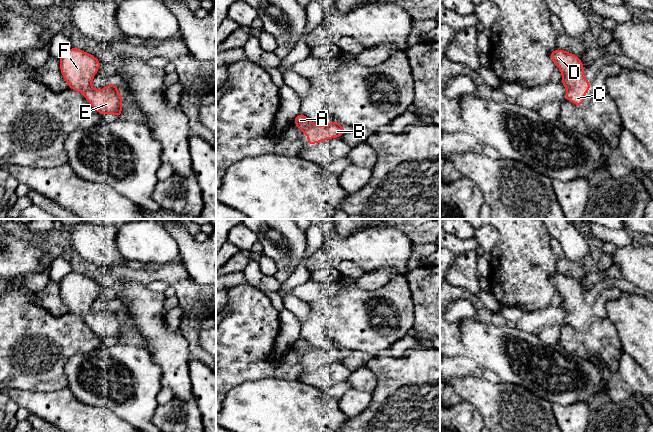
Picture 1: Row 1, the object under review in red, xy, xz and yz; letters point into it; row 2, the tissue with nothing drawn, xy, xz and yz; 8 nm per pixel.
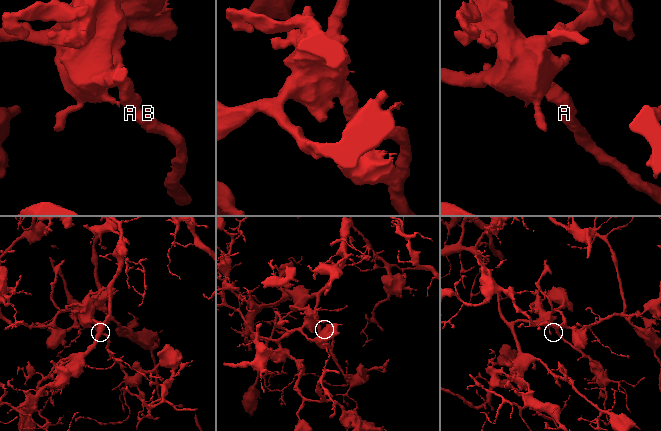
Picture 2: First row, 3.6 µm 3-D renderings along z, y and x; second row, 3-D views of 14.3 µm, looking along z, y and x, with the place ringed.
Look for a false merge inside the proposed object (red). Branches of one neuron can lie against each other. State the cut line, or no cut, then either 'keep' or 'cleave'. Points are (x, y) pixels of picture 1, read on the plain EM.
no cut | keep

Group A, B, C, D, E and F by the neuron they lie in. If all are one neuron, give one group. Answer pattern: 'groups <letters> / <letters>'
groups A B C D E F

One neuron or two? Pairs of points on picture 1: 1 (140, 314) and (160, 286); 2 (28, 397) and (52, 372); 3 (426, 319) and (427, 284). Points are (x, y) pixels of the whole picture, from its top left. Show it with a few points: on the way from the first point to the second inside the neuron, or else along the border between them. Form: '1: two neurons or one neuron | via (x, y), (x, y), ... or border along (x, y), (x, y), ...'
1: two neurons | border along (147, 286), (152, 290), (162, 292)
2: two neurons | border along (11, 387), (34, 391), (57, 391)
3: one neuron | via (427, 310), (427, 293)

